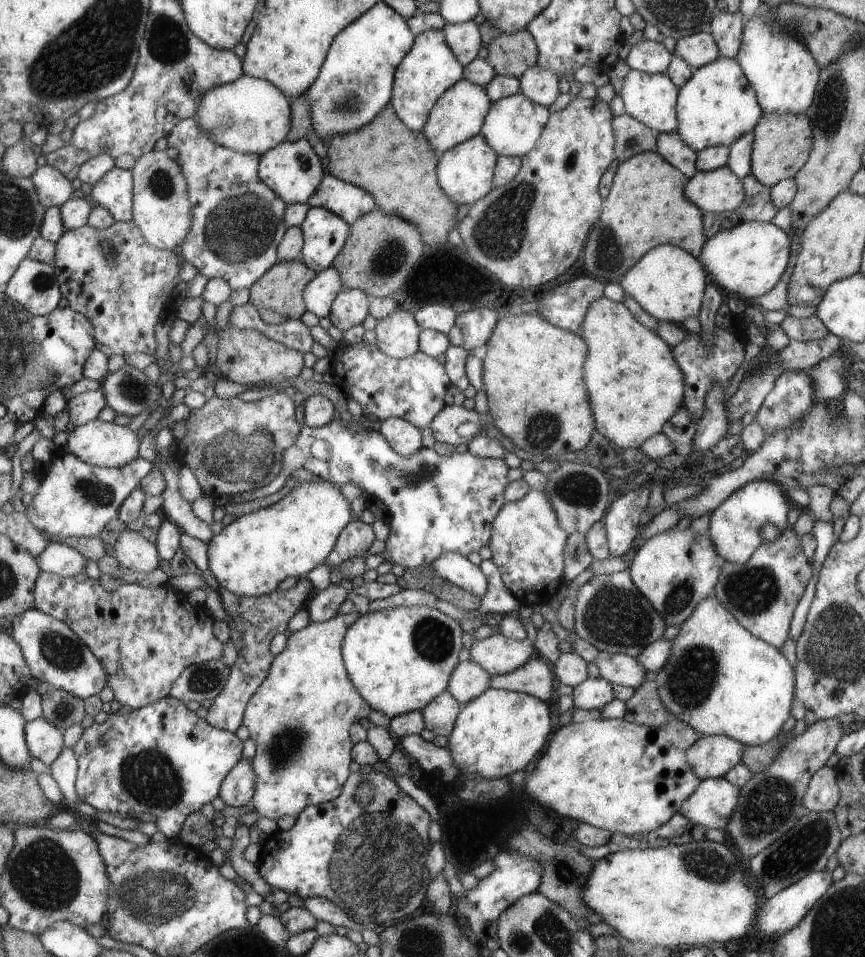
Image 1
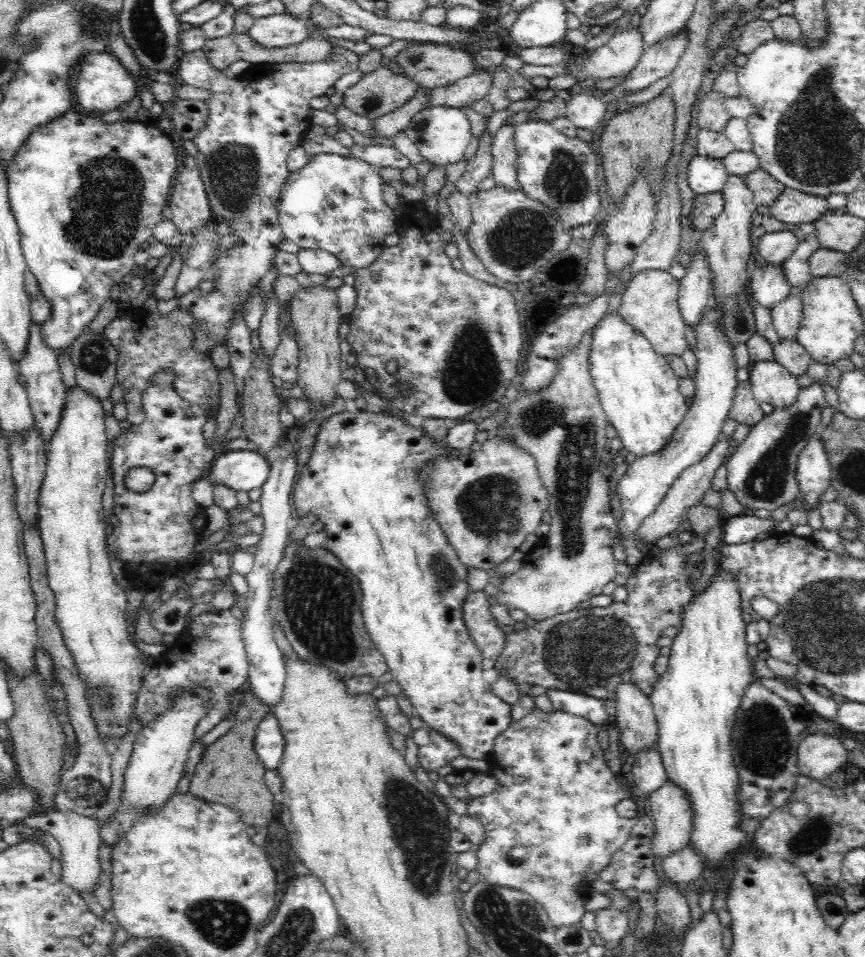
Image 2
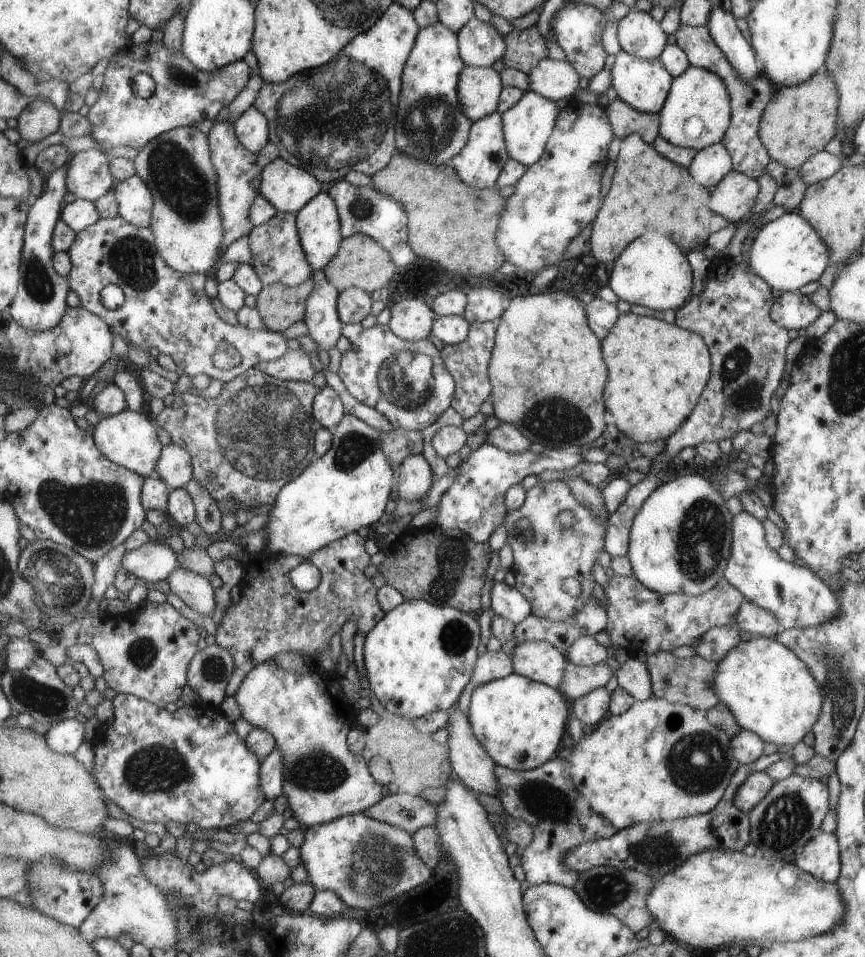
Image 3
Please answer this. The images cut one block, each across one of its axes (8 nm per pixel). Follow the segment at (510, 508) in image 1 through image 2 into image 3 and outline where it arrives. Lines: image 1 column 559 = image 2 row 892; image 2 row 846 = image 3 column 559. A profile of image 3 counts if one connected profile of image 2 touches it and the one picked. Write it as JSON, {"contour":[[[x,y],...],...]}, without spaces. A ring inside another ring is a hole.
{"contour":[[[562,479],[538,480],[531,489],[527,489],[524,504],[506,513],[503,520],[508,531],[506,543],[513,550],[510,570],[516,579],[515,587],[530,602],[532,613],[561,621],[575,615],[585,605],[594,586],[592,566],[597,562],[598,553],[604,550],[609,516],[606,508],[600,515],[592,514],[589,508],[578,502],[570,485]],[[565,510],[570,510],[575,516],[575,523],[570,528],[563,528],[558,521],[558,515]],[[522,517],[526,517],[533,526],[532,543],[523,541],[519,535],[517,538],[514,523]],[[570,576],[581,584],[578,596],[564,592],[562,584]]]}

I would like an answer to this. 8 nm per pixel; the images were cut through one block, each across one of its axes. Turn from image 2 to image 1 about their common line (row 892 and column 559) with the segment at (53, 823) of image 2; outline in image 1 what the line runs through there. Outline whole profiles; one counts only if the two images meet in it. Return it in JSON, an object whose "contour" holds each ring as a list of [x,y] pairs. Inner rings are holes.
{"contour":[[[538,66],[530,67],[519,78],[519,90],[536,104],[549,107],[561,93],[558,87],[560,77],[554,71]]]}

